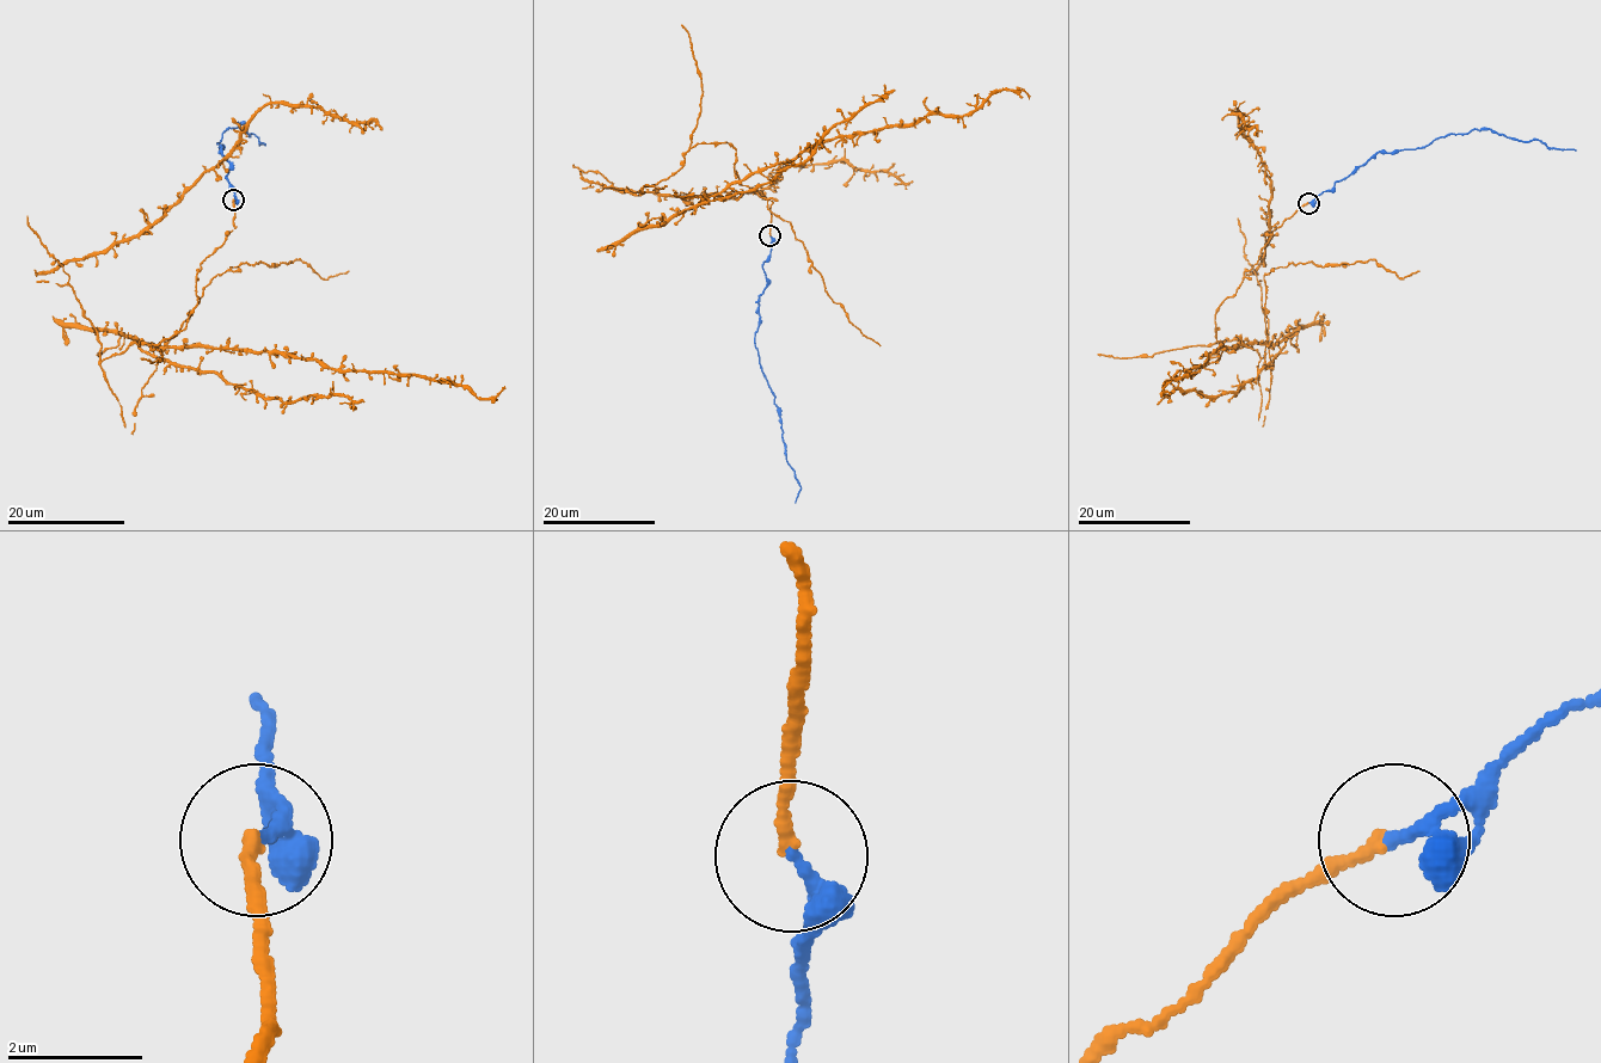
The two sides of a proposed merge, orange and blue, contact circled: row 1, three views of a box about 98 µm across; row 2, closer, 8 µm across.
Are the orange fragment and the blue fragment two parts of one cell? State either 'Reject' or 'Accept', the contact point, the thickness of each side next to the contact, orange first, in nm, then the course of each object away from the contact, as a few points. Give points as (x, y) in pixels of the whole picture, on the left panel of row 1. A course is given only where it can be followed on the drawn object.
Accept. Place: (233, 200). Thickness 180 nm (orange) against 200 nm. Course of orange: (233, 201), (182, 331), (102, 361), (130, 432), (166, 348), (280, 351), (478, 398), (504, 386). Course of blue: (233, 201), (226, 178), (229, 164), (216, 143), (241, 123), (249, 136), (265, 143), (259, 146)

